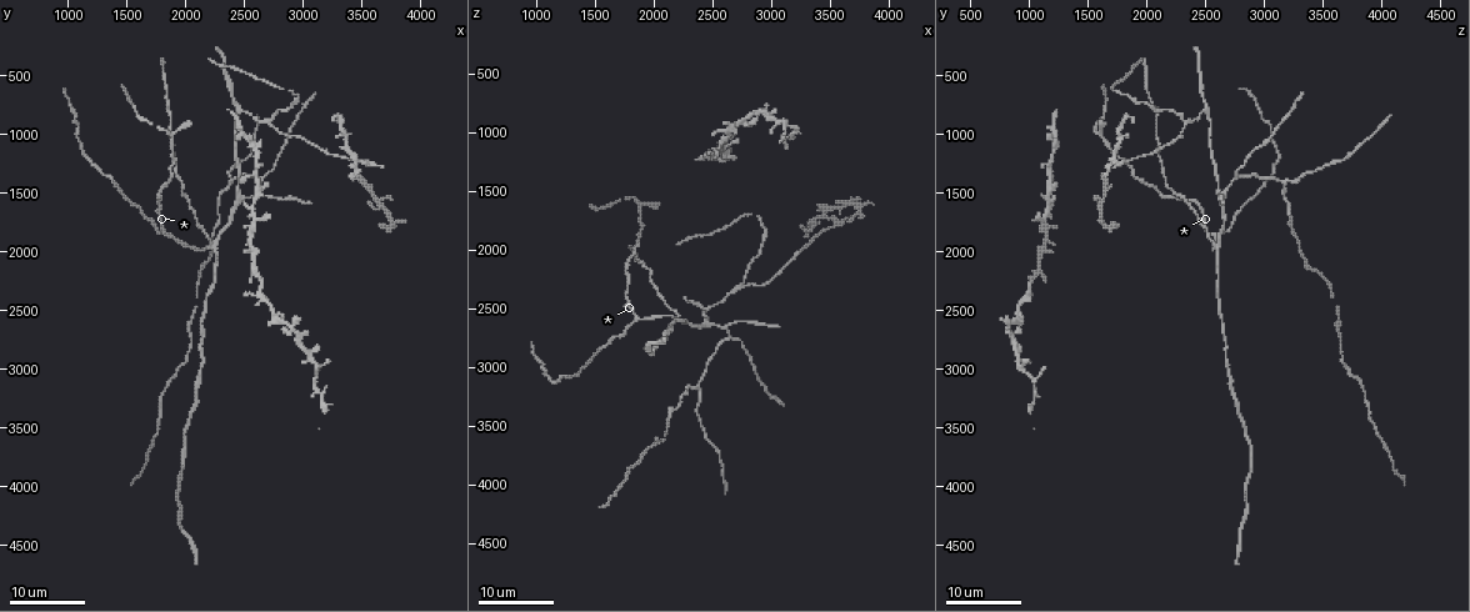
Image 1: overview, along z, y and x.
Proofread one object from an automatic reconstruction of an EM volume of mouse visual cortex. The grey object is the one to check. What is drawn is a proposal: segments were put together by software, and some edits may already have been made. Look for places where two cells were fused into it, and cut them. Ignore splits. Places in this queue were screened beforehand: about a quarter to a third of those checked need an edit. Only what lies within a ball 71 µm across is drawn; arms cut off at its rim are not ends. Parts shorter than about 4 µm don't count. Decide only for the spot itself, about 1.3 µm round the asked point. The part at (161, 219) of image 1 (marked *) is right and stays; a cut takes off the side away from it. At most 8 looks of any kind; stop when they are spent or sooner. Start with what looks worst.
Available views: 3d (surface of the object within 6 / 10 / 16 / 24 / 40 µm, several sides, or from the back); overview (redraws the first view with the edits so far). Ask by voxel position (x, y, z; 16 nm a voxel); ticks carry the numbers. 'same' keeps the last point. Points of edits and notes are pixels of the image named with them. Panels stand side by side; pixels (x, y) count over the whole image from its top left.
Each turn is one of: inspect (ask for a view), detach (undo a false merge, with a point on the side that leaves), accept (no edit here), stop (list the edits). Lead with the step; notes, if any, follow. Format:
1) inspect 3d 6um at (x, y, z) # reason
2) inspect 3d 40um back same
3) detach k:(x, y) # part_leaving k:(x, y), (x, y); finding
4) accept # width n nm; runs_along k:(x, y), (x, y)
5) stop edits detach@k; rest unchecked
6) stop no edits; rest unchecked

inspect 3d 16um at (2360, 1420, 3160) # arms part here

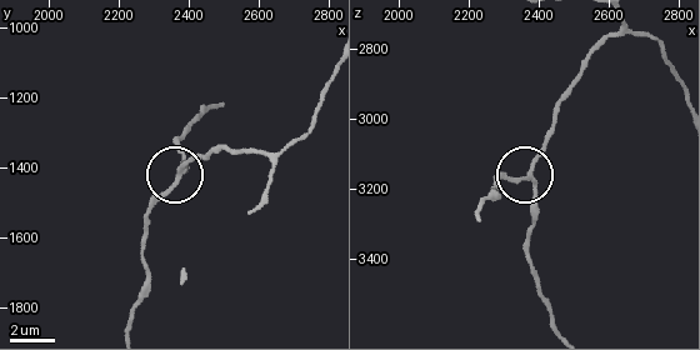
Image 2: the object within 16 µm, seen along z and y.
inspect 3d 6um at (2380, 1400, 3170)

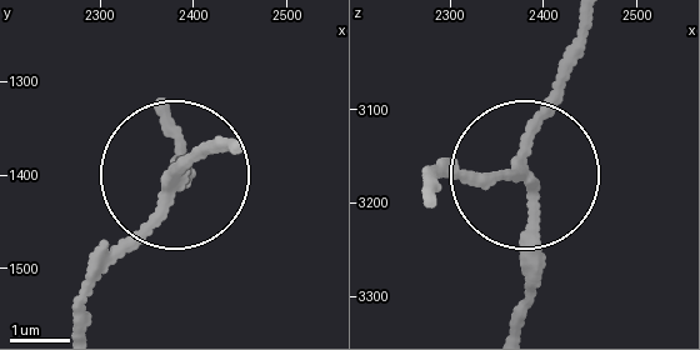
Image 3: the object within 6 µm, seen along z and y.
accept # arms 3; runs_along 3:(236, 139), (176, 169), (176, 139); continuous, no second cell

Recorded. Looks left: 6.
inspect 3d 16um at (2520, 1520, 2620)

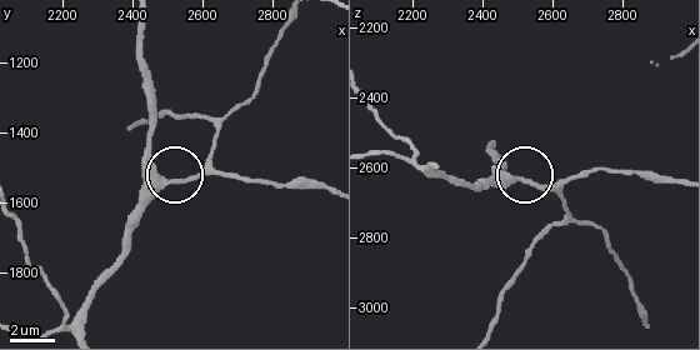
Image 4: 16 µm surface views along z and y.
inspect 3d 6um at (2510, 1540, 2630)

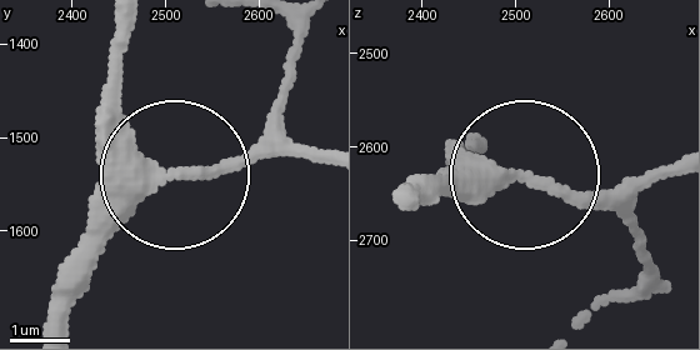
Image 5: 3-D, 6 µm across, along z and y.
accept # runs_along 5:(45, 321), (165, 178), (135, 143), (115, 58); continuous, no second cell

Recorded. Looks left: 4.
inspect 3d 16um at (2240, 1980, 2620) # side arm on a straight run

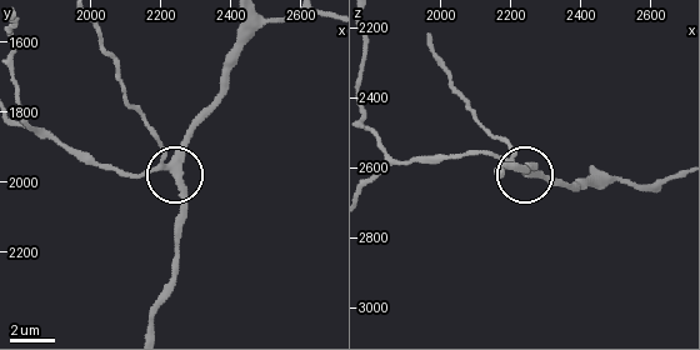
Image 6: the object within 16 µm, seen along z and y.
inspect 3d 10um same

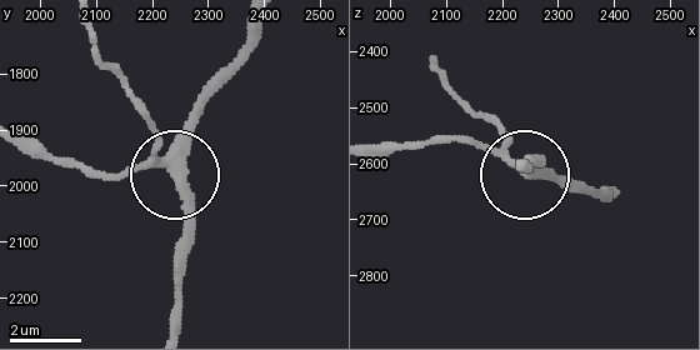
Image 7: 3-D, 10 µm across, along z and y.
inspect 3d 6um same

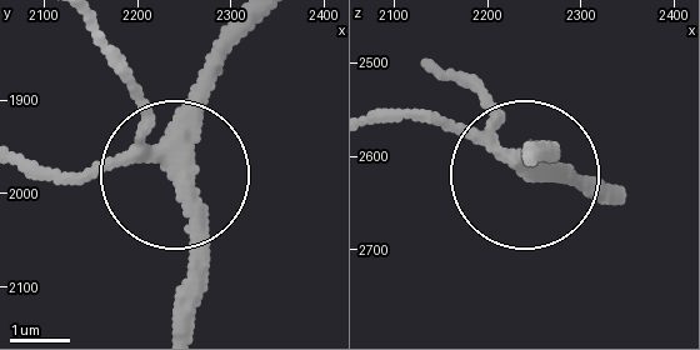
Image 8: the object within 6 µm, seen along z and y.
accept # runs_along 8:(374, 116), (538, 146); all the same cell

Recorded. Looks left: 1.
stop no edits; rest unchecked

